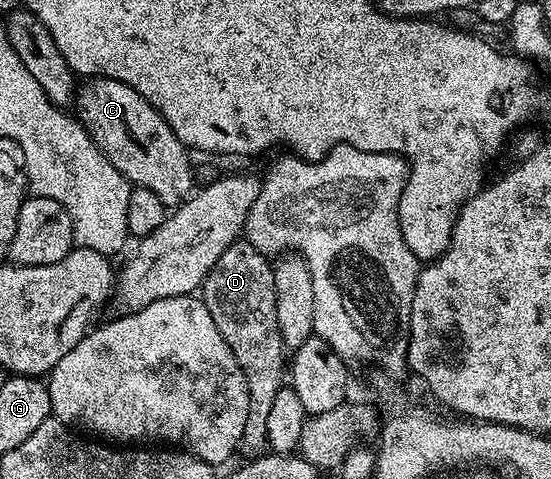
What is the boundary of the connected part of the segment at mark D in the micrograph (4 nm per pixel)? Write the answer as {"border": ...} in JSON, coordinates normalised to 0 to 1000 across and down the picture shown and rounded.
{"border":[[[428,505],[399,530],[399,547],[385,555],[374,576],[374,587],[363,603],[363,620],[370,633],[372,649],[385,656],[385,672],[392,672],[392,689],[414,714],[436,772],[443,781],[443,797],[450,806],[450,875],[443,879],[443,906],[436,944],[441,954],[461,956],[485,933],[486,862],[494,848],[494,831],[515,808],[515,729],[508,689],[501,672],[501,605],[497,603],[497,564],[492,545],[477,526],[465,522],[465,514],[445,505]]]}

